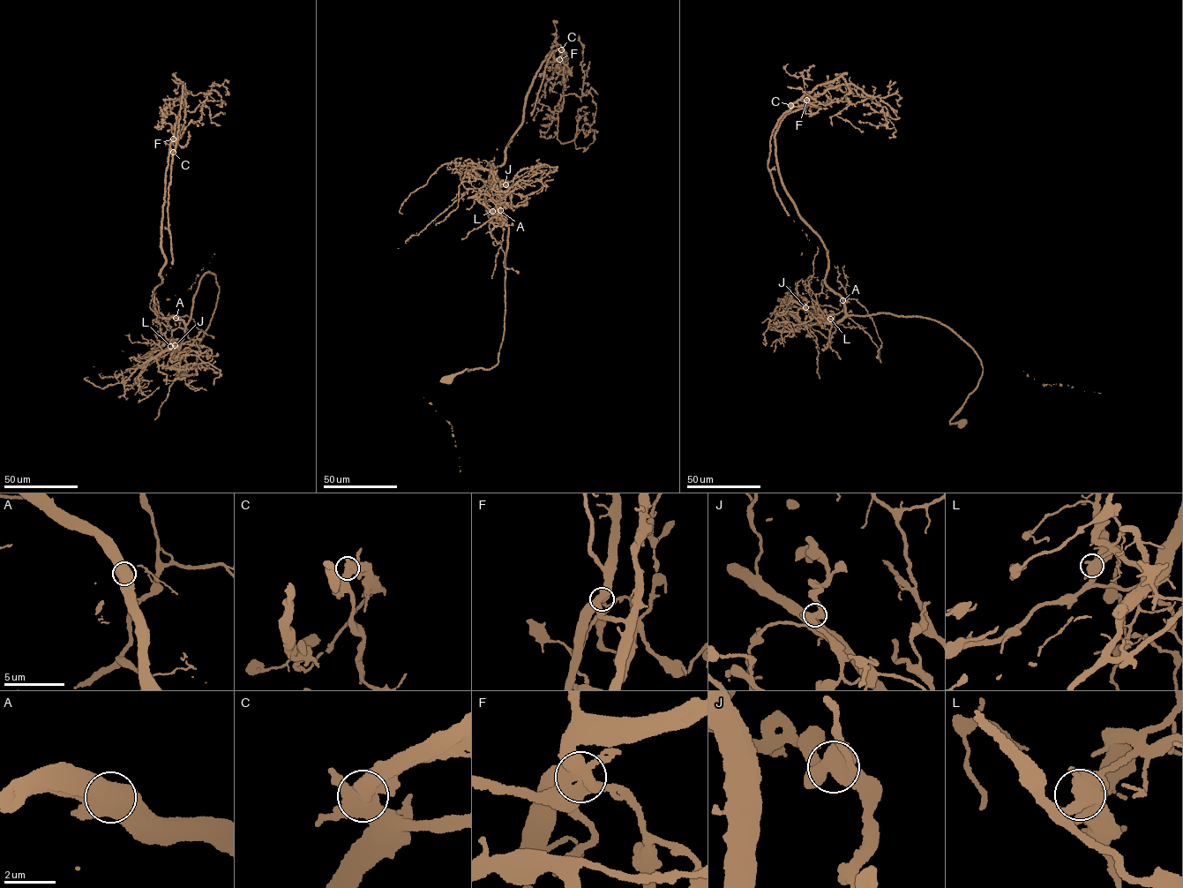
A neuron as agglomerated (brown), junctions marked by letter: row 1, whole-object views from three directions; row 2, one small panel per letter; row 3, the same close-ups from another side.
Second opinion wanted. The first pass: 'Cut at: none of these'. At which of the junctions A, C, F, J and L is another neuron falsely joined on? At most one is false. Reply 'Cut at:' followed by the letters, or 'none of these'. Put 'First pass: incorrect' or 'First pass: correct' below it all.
Cut at: F
First pass: incorrect

